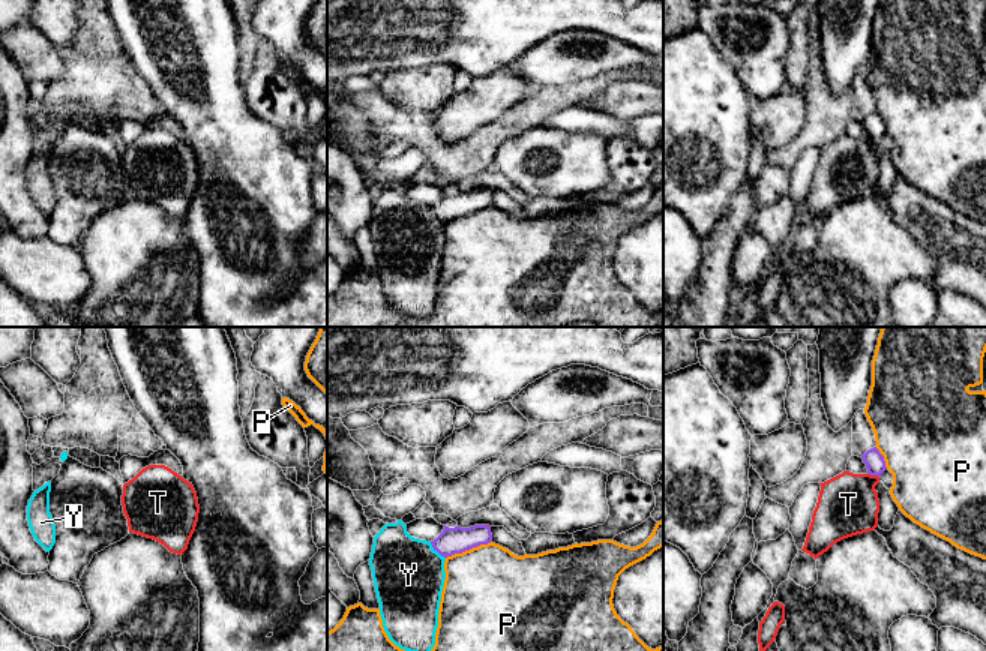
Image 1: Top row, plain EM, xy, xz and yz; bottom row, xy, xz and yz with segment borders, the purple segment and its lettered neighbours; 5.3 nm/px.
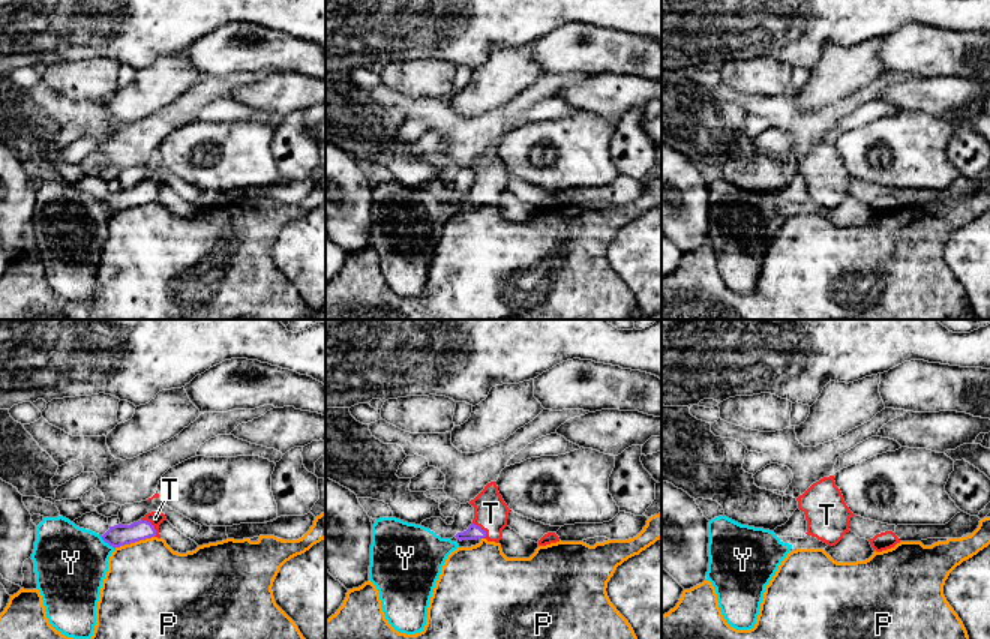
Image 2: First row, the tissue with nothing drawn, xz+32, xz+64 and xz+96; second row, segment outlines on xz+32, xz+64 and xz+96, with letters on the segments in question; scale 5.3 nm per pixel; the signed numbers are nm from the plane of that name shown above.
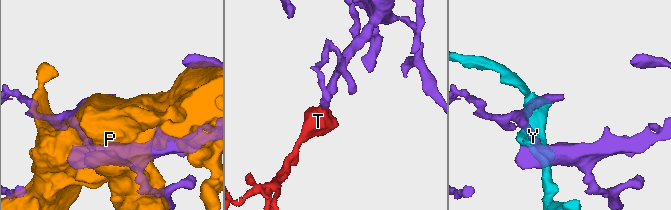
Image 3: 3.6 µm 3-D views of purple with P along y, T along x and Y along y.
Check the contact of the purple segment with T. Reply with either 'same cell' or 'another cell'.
same cell

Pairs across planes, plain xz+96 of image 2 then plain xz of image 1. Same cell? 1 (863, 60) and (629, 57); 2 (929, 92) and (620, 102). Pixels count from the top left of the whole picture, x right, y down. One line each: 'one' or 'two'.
1: two
2: one

